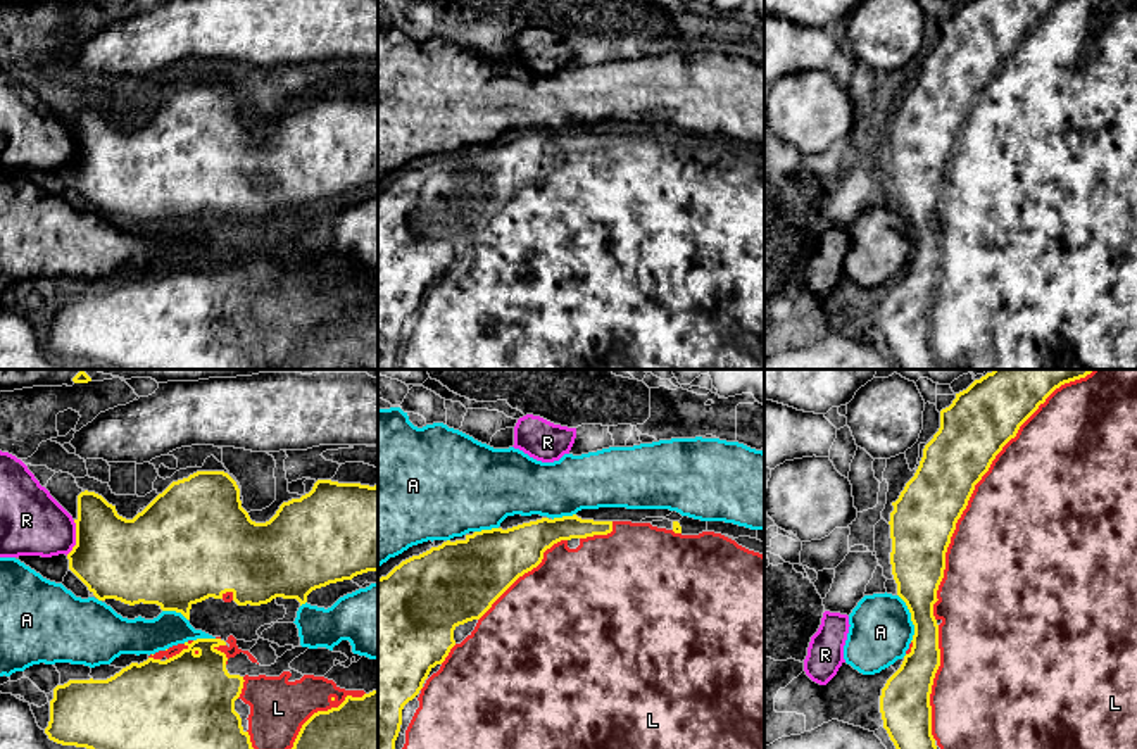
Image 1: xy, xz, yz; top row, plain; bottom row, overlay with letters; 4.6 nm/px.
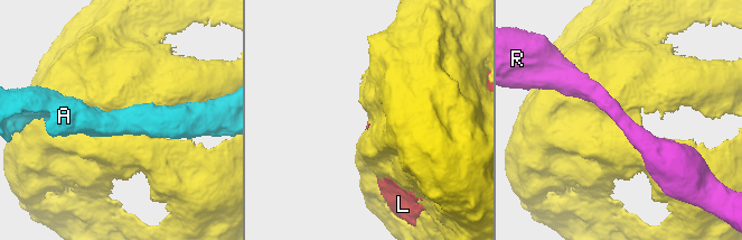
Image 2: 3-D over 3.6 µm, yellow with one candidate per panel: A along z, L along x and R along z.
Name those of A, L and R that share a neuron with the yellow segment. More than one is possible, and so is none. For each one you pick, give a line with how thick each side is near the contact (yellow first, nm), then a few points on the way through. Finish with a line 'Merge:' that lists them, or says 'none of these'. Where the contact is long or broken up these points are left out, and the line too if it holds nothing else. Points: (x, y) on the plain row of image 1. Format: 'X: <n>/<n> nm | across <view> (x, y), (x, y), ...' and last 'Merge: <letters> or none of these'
L: 300/500 nm
Merge: L

